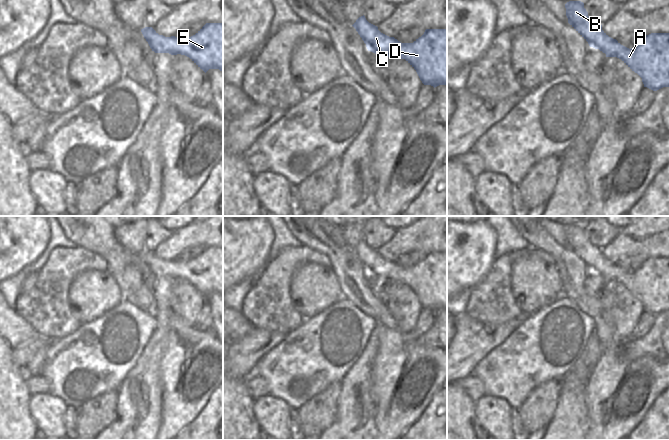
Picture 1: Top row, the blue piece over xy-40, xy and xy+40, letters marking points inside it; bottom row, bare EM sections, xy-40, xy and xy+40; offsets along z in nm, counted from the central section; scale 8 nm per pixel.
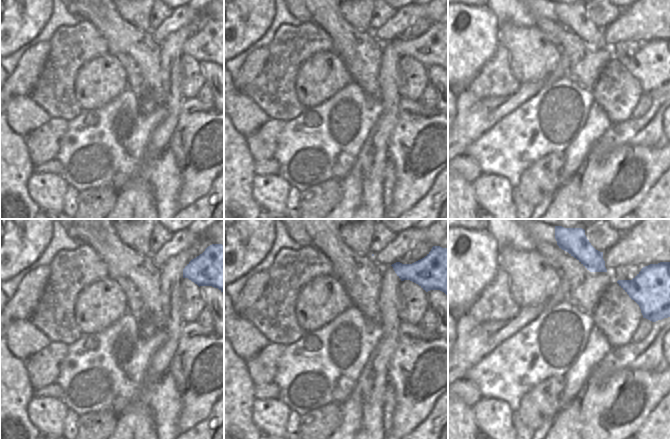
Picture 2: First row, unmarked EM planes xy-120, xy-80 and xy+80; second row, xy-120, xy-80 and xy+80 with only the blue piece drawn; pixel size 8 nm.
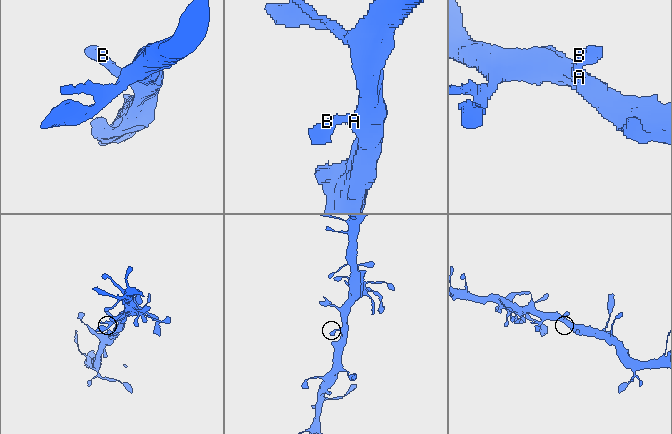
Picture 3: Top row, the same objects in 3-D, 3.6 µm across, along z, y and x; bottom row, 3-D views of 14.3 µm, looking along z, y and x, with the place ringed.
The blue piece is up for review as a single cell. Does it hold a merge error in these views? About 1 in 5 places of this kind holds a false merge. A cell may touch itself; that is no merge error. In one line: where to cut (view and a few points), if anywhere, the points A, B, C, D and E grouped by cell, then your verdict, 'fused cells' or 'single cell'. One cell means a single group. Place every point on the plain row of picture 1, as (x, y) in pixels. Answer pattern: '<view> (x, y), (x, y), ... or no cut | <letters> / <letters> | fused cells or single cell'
no cut | A B C D E | single cell

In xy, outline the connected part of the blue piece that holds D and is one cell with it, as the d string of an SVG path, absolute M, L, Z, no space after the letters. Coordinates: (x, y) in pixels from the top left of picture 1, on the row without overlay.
M364 239L352 250L368 275L379 281L405 283L416 294L424 309L434 312L447 309L447 253L426 253L413 267L401 267L381 257Z

